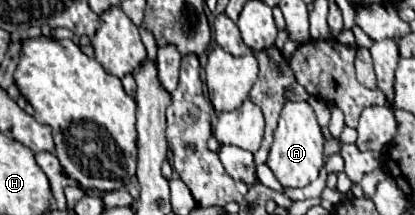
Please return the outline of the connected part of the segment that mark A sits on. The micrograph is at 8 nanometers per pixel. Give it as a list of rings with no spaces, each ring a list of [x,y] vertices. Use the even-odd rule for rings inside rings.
[[[306,101],[286,103],[282,107],[278,127],[274,131],[274,143],[270,147],[266,165],[272,169],[274,177],[282,183],[282,187],[306,187],[318,177],[324,165],[322,145],[324,145],[324,135],[320,131],[312,107]]]

